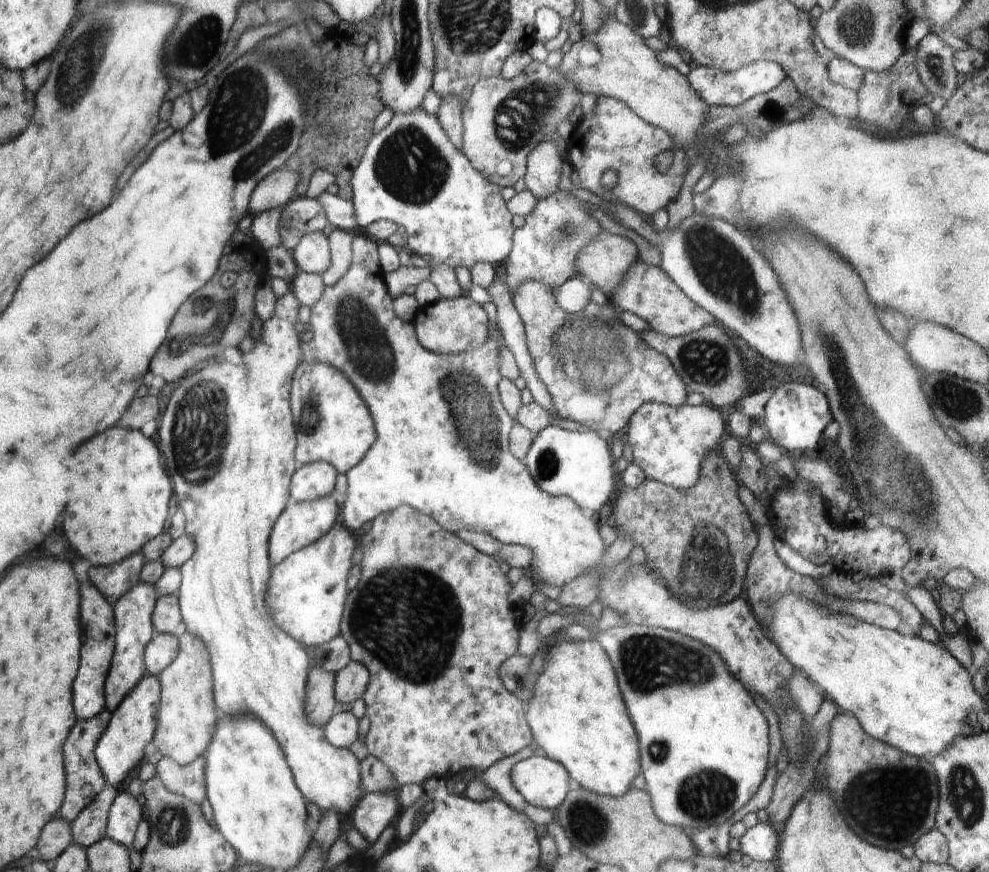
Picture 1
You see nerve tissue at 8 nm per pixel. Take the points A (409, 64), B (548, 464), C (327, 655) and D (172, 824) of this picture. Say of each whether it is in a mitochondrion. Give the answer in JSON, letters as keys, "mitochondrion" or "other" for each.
{"A":"mitochondrion","B":"mitochondrion","C":"mitochondrion","D":"mitochondrion"}

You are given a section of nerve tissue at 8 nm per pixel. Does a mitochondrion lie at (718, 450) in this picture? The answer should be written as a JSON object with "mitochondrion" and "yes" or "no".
{"mitochondrion":"no"}

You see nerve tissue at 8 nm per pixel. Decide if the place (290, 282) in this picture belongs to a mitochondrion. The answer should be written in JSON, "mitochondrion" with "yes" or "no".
{"mitochondrion":"no"}

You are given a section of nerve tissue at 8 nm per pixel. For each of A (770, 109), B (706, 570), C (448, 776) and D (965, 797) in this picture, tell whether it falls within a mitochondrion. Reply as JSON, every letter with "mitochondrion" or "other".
{"A":"mitochondrion","B":"mitochondrion","C":"other","D":"mitochondrion"}

